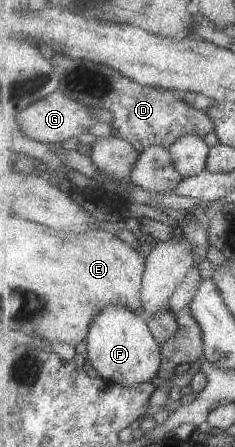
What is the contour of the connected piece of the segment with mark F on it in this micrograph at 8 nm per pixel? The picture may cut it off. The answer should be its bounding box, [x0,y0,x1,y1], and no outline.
[86,304,160,388]

